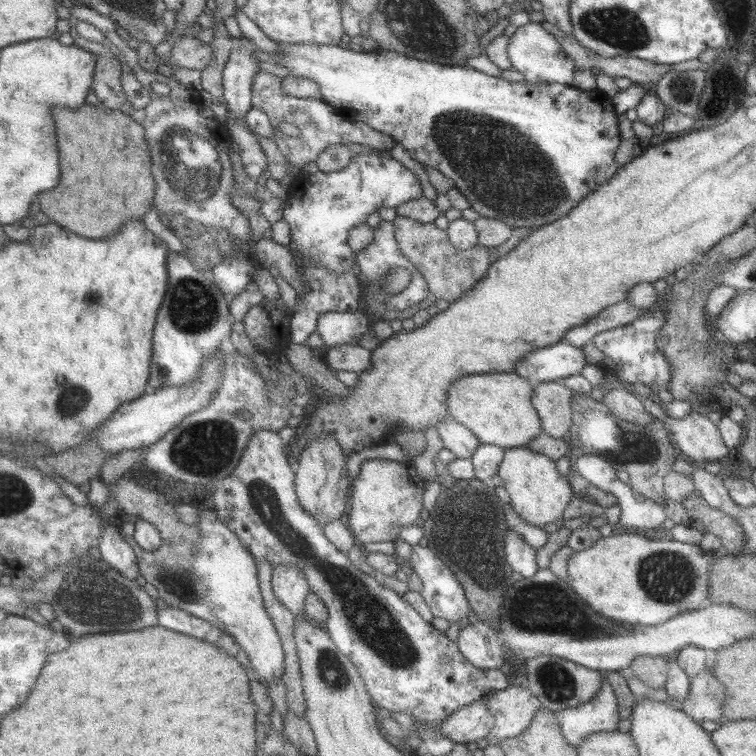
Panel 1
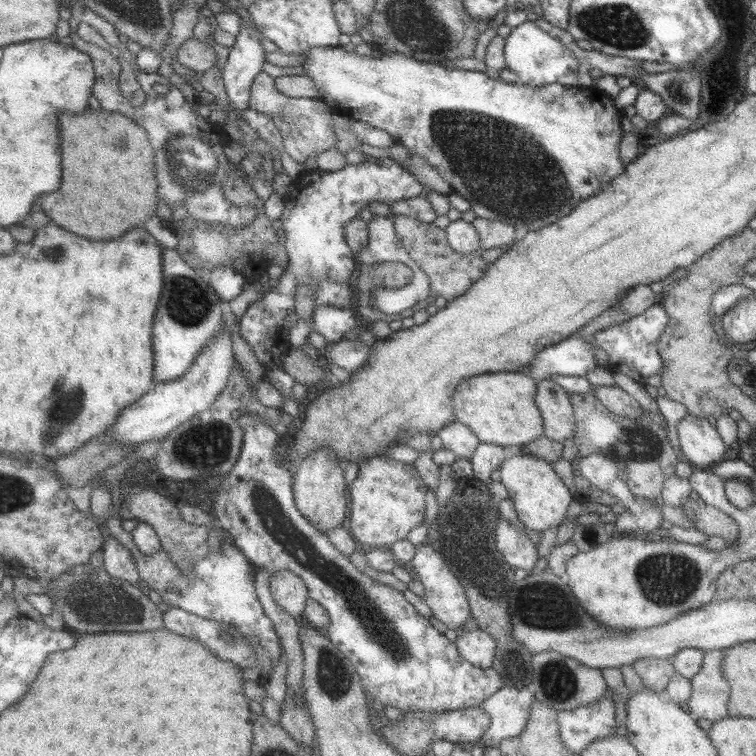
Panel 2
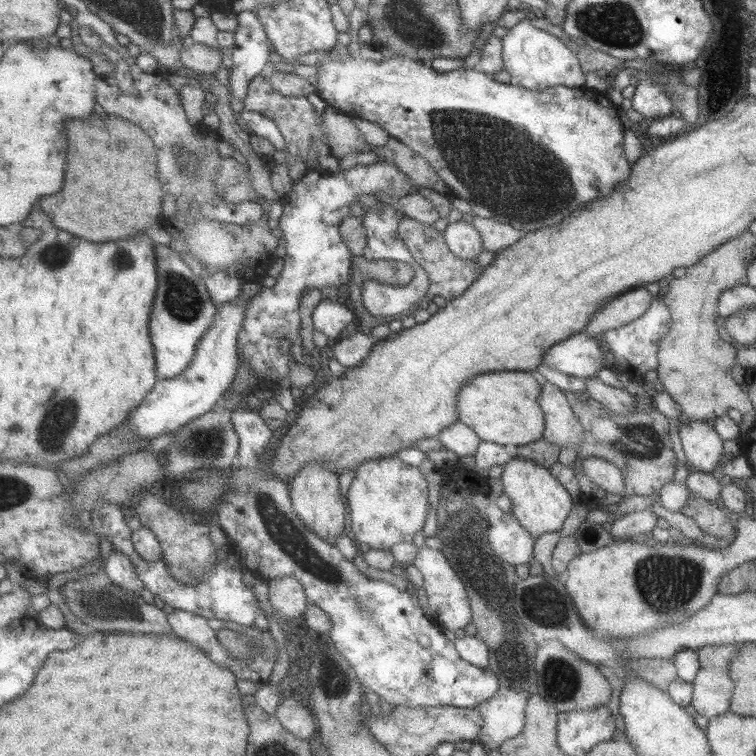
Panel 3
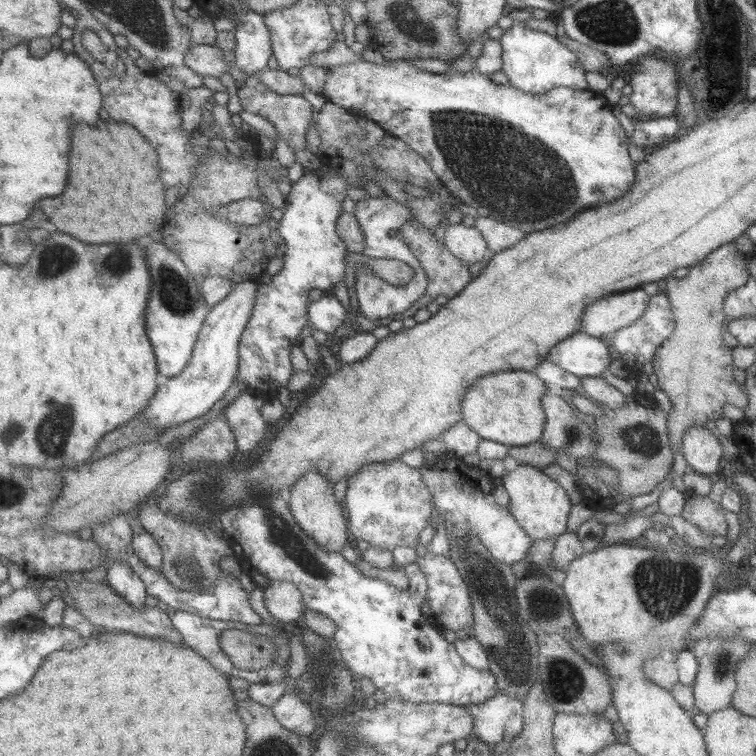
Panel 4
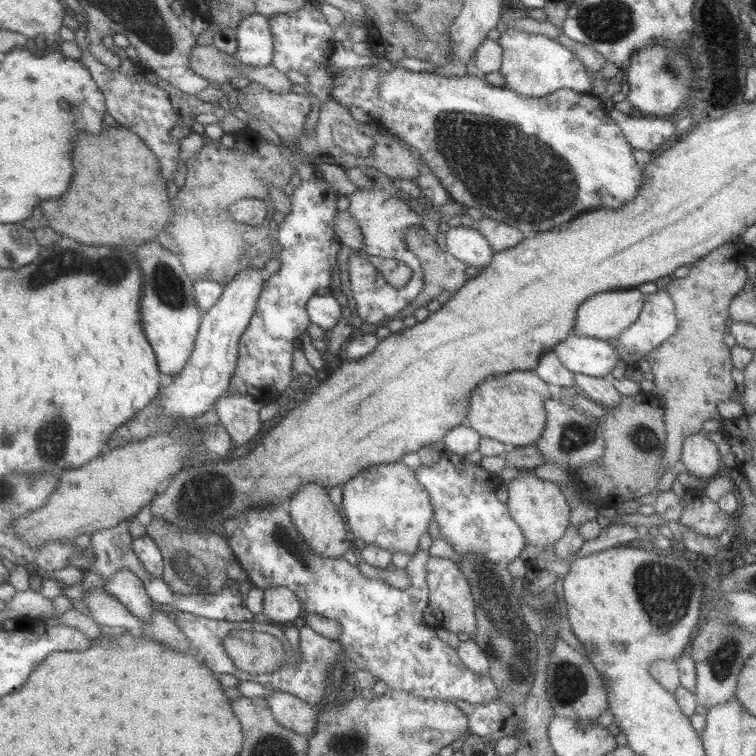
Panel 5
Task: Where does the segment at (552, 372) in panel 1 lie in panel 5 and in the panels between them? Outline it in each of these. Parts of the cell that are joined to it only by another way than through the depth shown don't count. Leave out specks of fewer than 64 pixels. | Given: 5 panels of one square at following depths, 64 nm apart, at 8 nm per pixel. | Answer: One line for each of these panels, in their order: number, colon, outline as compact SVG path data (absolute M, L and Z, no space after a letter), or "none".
2: M573 336L537 352L531 366L527 366L525 370L521 368L521 372L535 382L551 380L551 374L585 378L587 372L597 368L593 360L593 350L593 342Z
3: M585 332L573 334L559 344L553 344L541 358L541 364L559 370L567 376L591 380L603 364L605 348L601 346L599 338L591 338Z
4: M575 332L573 336L555 344L549 350L547 360L577 378L601 378L601 374L611 366L607 346L609 344L605 338L593 338L585 336L583 332Z
5: M571 334L555 348L557 360L571 372L593 378L609 378L619 362L617 346L613 342Z

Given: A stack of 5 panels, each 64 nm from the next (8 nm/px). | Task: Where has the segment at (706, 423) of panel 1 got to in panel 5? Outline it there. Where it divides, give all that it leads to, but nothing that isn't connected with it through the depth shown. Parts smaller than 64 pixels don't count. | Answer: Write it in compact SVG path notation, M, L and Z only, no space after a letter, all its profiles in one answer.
M691 434L683 442L683 452L681 452L681 464L687 474L693 478L703 478L711 480L717 476L719 468L719 450L713 442L703 438L701 434Z

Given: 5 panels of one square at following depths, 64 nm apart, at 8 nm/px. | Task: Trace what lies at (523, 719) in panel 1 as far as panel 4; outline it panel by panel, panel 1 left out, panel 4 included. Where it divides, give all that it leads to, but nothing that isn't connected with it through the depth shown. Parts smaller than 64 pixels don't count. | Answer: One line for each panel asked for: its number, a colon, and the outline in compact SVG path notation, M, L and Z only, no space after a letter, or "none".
2: M499 688L479 708L491 716L491 726L481 736L481 744L497 748L503 740L517 738L529 720L529 708L535 700L533 690L527 688Z
3: M499 688L495 696L487 702L475 706L475 712L483 716L483 726L477 740L487 750L497 750L503 740L515 738L525 728L525 706L531 692L513 692L509 688Z
4: M499 692L483 704L471 704L465 710L475 720L473 736L491 748L501 740L511 742L511 738L517 738L523 730L523 702L505 692Z

